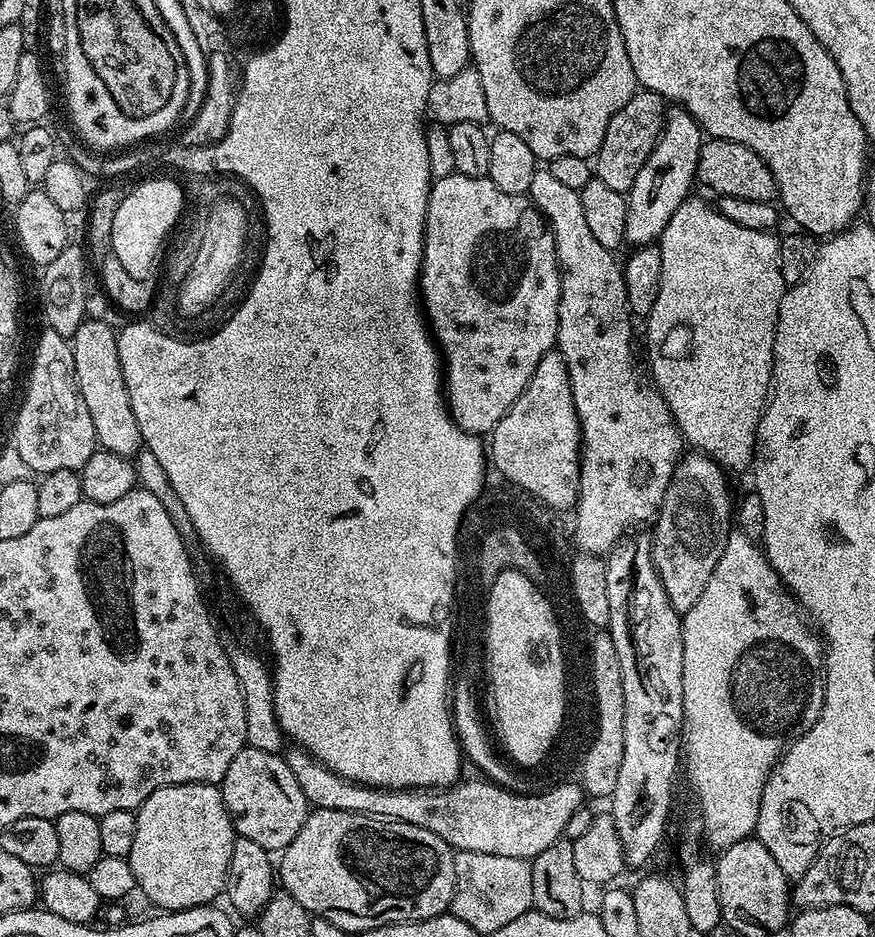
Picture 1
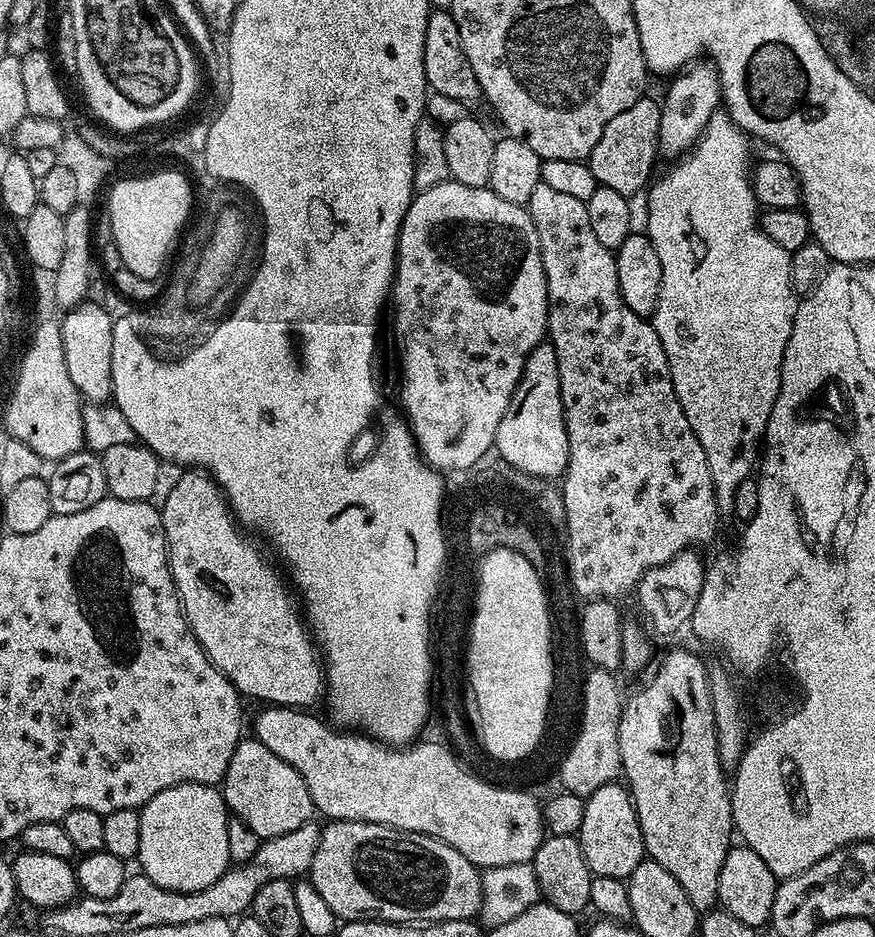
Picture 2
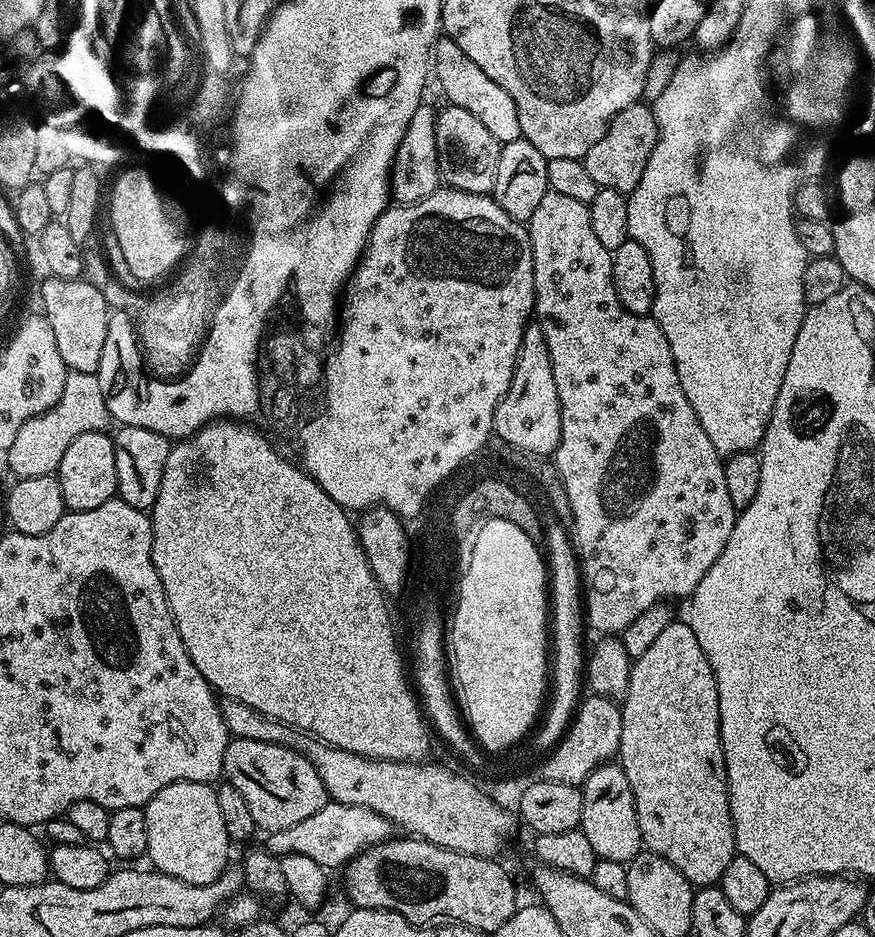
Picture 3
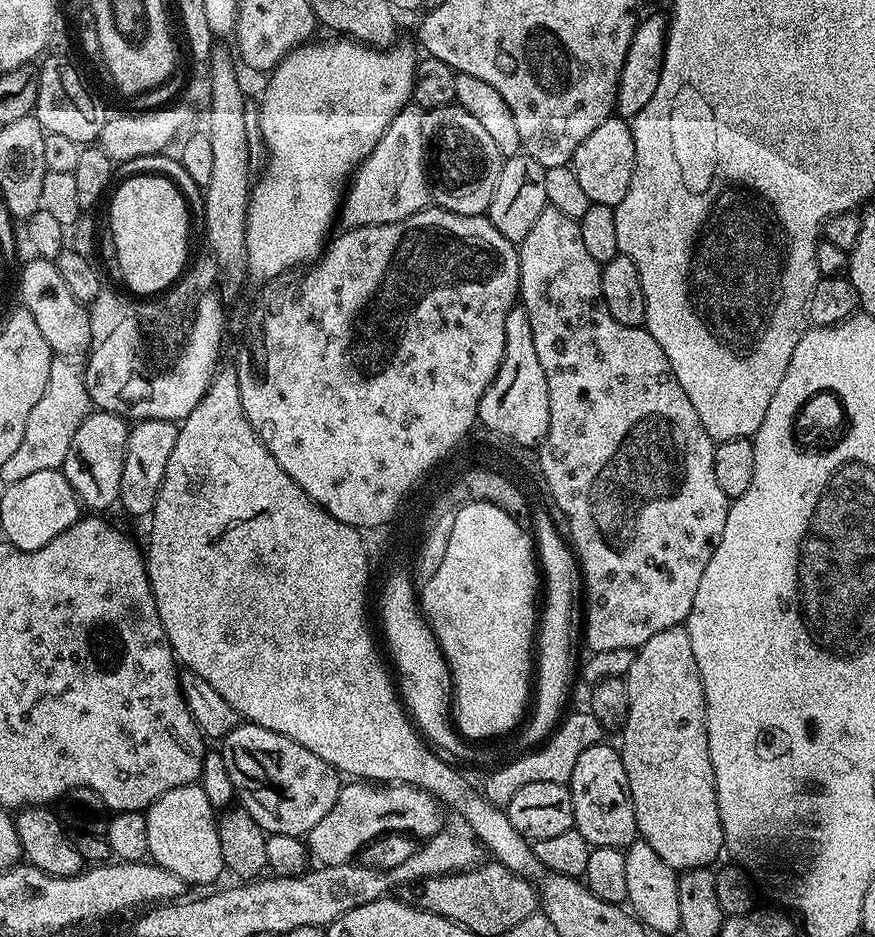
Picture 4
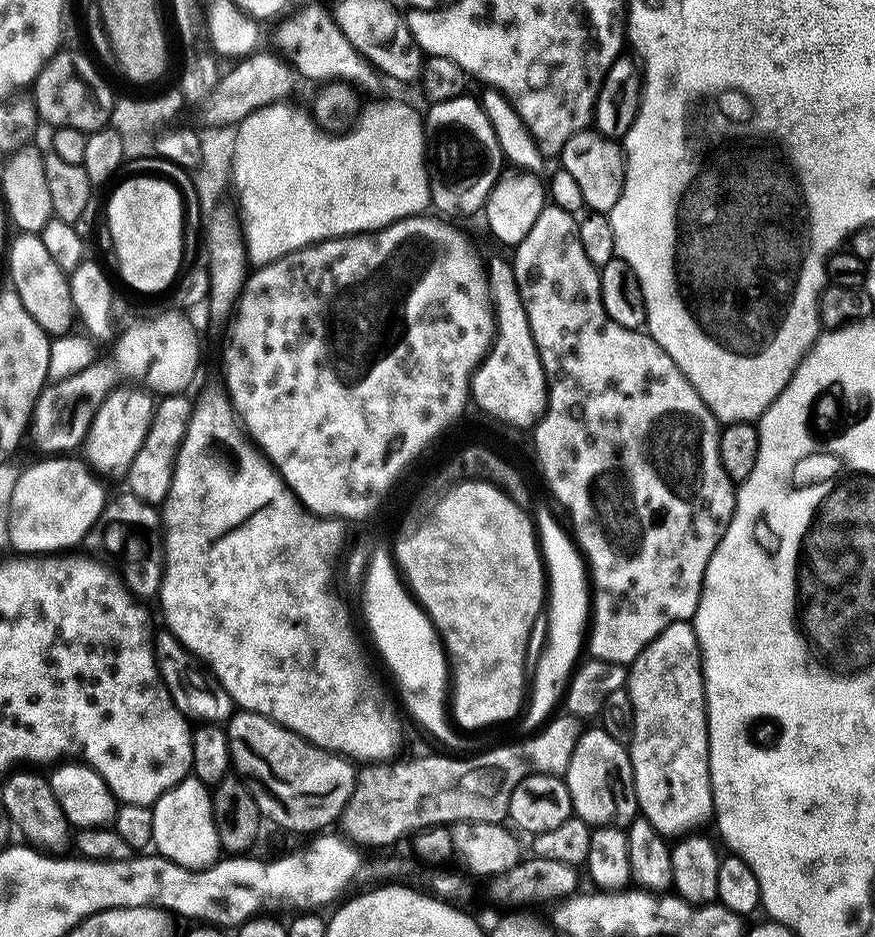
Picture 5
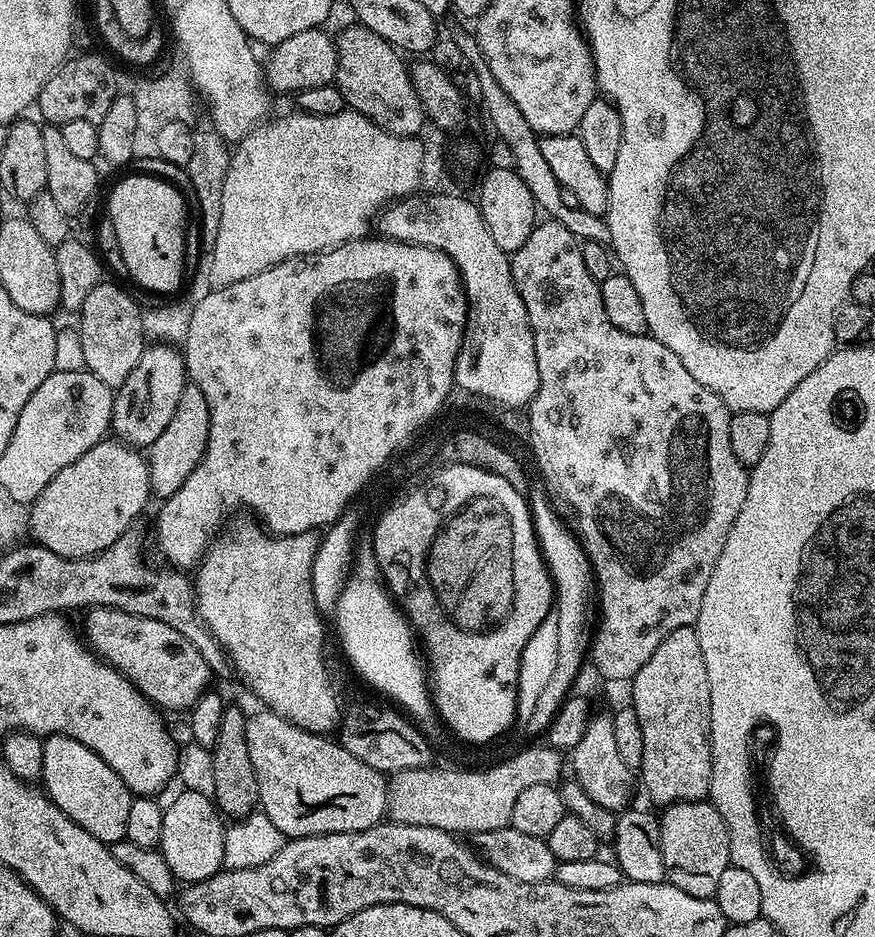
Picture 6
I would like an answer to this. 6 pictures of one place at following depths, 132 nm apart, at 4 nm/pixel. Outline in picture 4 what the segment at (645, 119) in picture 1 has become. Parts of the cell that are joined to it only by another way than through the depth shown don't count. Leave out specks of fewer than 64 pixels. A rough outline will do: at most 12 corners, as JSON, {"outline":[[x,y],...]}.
{"outline":[[613,114],[570,161],[593,204],[618,205],[636,169],[633,125]]}

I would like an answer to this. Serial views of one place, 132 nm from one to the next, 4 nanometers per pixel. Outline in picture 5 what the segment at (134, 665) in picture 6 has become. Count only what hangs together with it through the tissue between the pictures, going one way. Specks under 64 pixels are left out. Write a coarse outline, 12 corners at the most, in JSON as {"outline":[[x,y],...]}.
{"outline":[[154,636],[156,669],[192,722],[232,719],[230,694],[180,639]]}

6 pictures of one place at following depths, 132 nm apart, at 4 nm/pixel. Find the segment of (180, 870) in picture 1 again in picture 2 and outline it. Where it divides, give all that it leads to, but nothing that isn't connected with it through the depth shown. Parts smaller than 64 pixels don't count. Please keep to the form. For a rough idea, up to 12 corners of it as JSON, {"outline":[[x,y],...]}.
{"outline":[[179,784],[139,809],[139,871],[166,890],[228,871],[219,787]]}

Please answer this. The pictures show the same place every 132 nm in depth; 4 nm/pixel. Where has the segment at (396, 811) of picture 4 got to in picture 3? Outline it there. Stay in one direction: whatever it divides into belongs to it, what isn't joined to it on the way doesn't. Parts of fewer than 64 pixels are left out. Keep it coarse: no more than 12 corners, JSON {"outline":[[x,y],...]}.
{"outline":[[329,802],[267,833],[275,856],[306,854],[326,870],[347,865],[394,826],[366,806]]}

